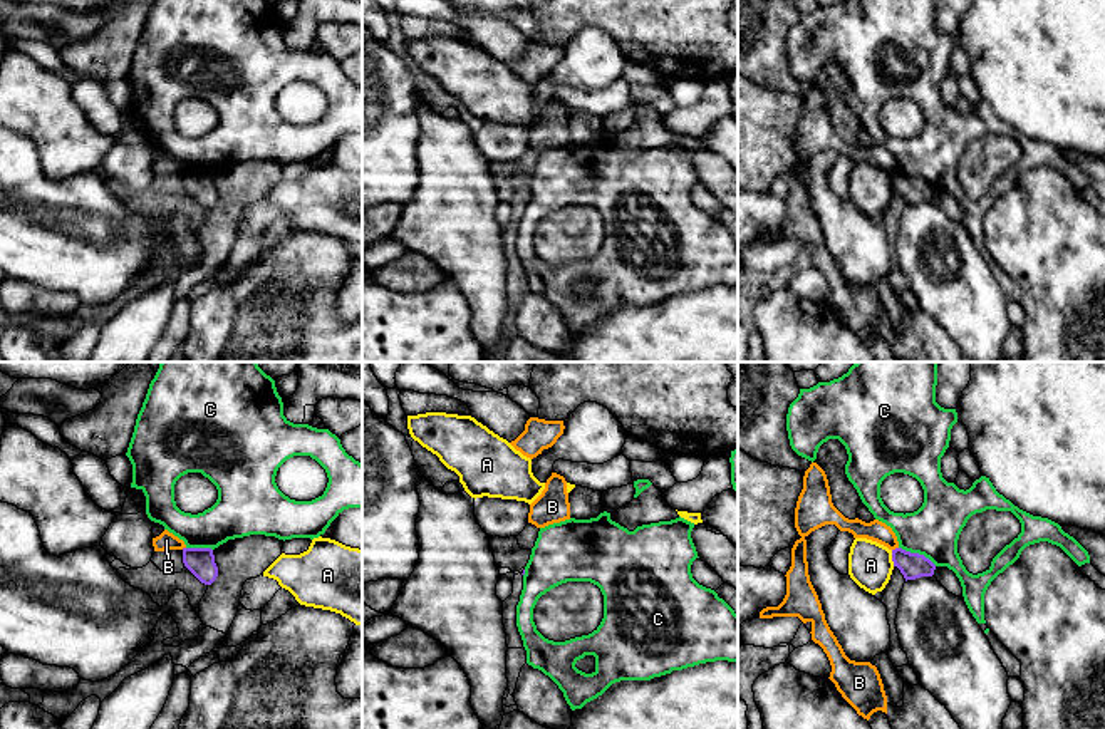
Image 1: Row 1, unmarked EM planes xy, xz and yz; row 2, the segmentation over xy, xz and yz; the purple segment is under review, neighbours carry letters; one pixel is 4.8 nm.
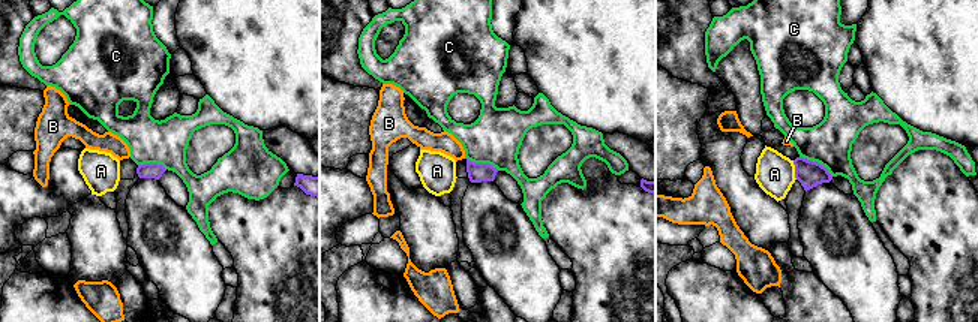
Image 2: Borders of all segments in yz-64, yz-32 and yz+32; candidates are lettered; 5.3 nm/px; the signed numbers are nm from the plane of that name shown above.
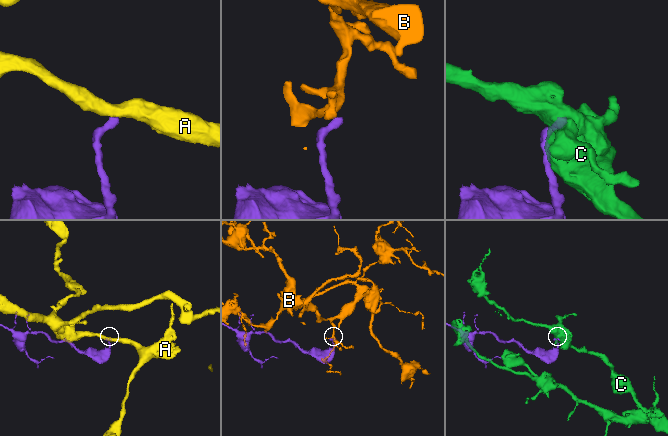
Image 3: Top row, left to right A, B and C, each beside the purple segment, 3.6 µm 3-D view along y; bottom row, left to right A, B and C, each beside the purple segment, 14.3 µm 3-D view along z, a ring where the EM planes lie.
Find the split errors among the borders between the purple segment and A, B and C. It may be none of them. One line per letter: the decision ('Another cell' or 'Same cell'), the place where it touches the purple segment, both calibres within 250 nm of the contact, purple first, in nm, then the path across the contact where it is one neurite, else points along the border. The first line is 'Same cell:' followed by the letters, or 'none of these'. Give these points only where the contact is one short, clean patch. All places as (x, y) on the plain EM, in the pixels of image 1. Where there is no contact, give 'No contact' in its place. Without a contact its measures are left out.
Same cell: none of these
A: Another cell. Touches purple at yz (892, 183). Thickness 130 nm (purple) against 220 nm
B: Another cell. Touches purple at yz (896, 173). Thickness 130 nm (purple) against 100 nm. Boundary: yz (897, 171), (892, 175)
C: Another cell. Touches purple at yz (918, 178). Thickness 130 nm (purple) against 240 nm

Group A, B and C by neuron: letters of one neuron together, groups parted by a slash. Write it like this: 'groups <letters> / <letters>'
groups A / B / C

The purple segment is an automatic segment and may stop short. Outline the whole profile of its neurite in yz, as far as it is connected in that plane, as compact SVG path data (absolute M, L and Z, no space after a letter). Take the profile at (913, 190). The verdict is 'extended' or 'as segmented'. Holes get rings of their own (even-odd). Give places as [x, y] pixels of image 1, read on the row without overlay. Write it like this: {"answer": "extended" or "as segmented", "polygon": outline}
{"answer": "as segmented", "polygon": "M902 173L892 174L892 186L894 191L900 194L905 206L921 201L932 201L936 194L936 189L924 179L910 178Z"}

